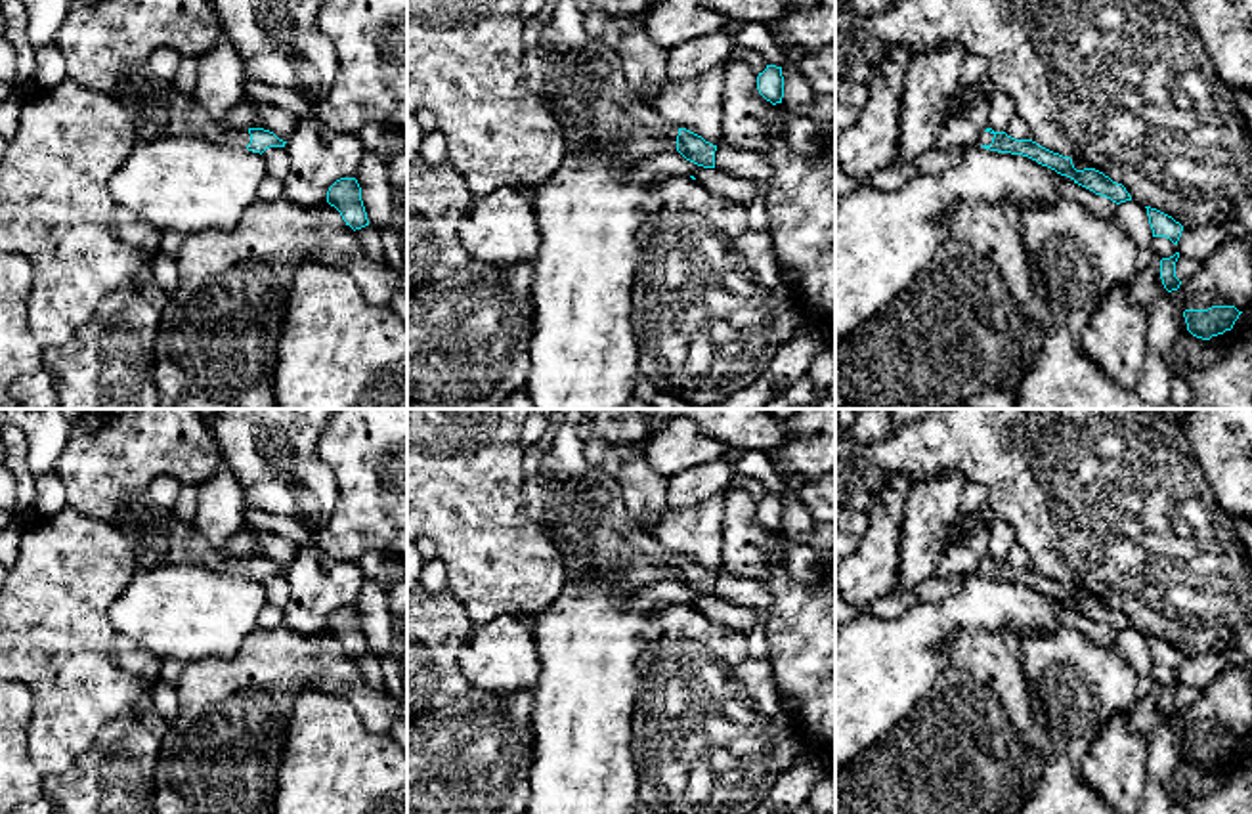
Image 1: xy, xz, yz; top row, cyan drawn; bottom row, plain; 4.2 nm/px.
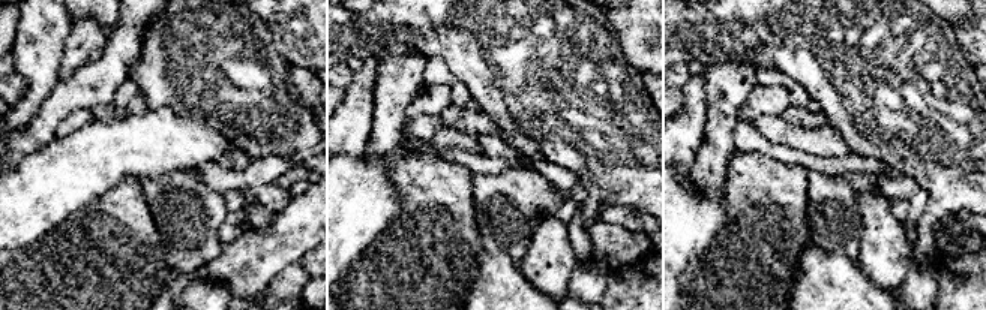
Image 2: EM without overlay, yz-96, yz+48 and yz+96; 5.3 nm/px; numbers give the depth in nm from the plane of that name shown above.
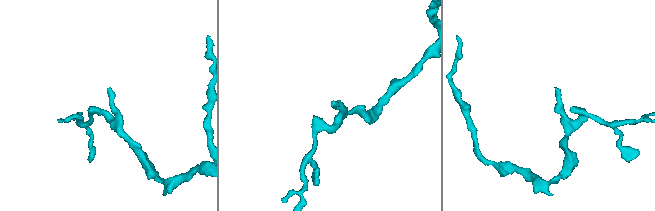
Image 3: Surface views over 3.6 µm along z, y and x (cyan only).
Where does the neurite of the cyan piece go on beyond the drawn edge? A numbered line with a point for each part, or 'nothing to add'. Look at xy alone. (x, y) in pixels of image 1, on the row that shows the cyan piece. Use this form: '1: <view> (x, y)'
1: xy (159, 109)

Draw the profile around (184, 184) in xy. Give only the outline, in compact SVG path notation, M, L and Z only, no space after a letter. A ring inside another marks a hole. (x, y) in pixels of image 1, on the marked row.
M205 138L138 139L111 176L117 206L149 222L161 233L182 237L231 229L258 199L266 161L247 147Z

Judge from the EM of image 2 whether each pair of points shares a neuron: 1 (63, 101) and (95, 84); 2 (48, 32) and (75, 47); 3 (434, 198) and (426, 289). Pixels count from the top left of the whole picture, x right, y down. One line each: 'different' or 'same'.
1: same
2: different
3: same

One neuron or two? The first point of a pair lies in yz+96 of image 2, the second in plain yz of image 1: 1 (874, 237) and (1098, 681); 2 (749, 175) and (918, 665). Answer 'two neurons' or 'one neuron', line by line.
1: two neurons
2: two neurons

